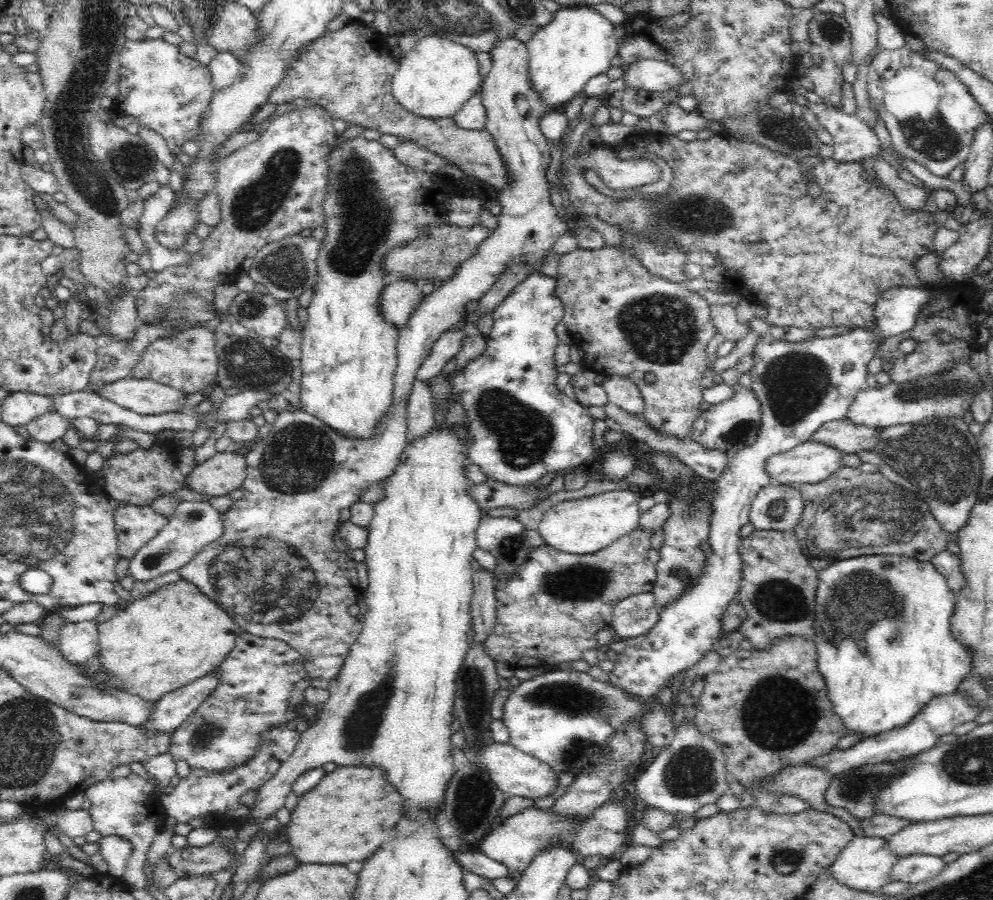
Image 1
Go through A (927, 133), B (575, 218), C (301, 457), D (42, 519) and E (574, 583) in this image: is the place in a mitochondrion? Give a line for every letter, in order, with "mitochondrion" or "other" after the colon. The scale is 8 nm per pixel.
A: mitochondrion
B: other
C: mitochondrion
D: mitochondrion
E: mitochondrion

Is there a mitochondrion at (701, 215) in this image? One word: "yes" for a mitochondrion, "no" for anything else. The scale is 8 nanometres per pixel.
yes

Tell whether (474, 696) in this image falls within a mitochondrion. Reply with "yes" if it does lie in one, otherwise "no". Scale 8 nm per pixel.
yes

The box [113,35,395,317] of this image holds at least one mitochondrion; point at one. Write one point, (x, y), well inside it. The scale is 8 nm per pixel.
(253, 207)

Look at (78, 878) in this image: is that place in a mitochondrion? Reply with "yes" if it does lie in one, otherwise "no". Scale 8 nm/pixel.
no

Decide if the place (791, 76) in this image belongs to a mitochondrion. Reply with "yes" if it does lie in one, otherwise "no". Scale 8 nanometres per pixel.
no

